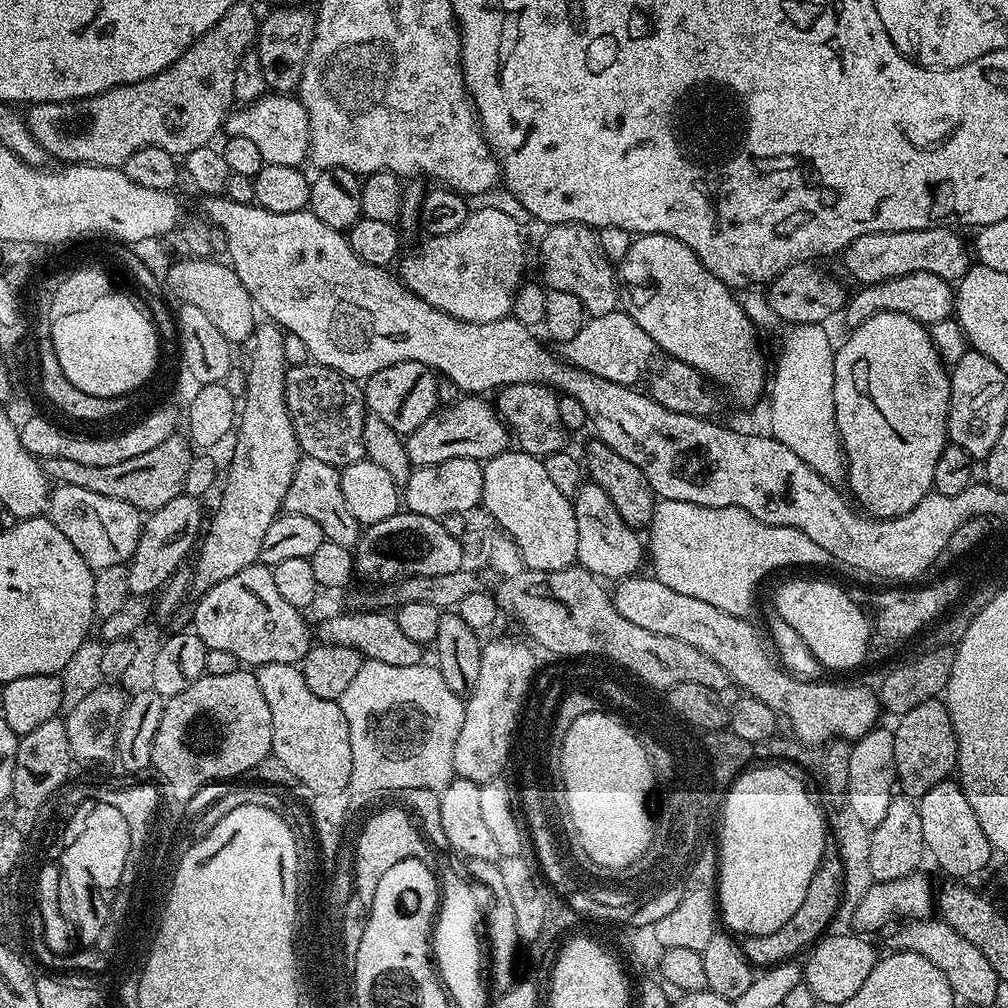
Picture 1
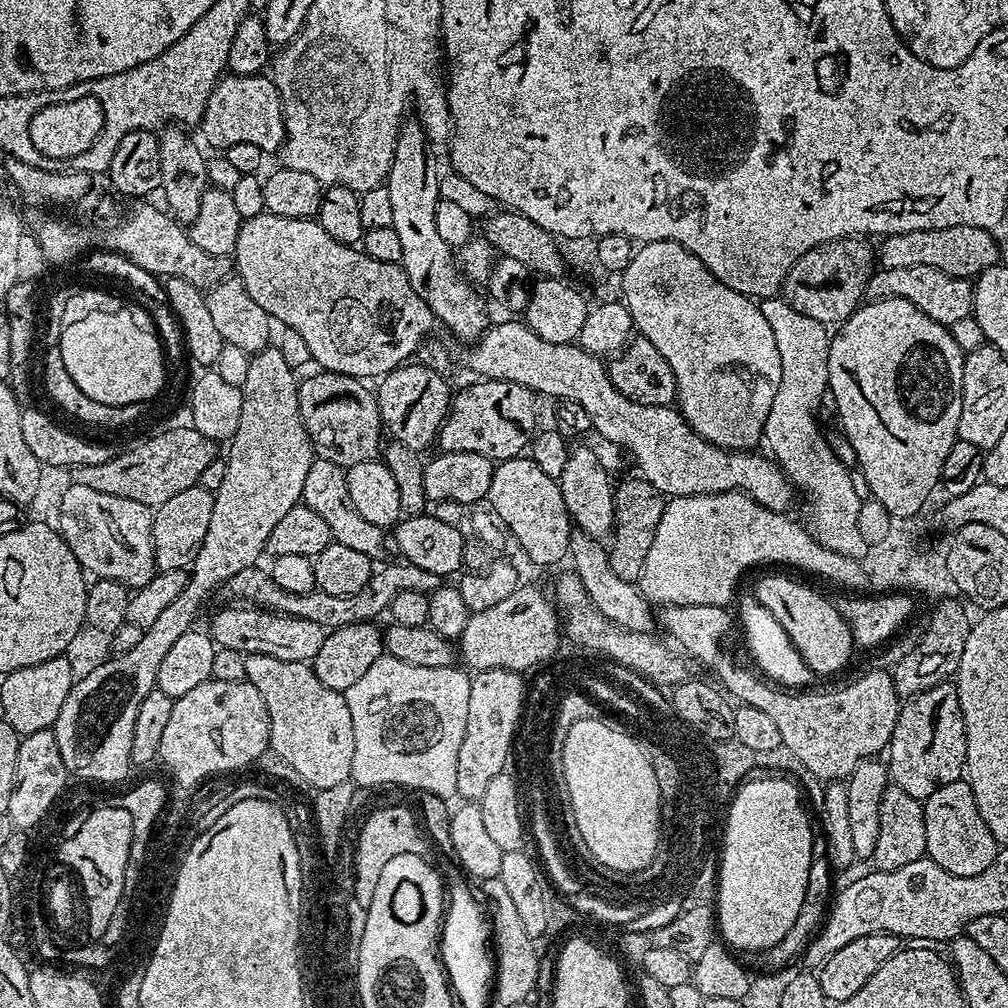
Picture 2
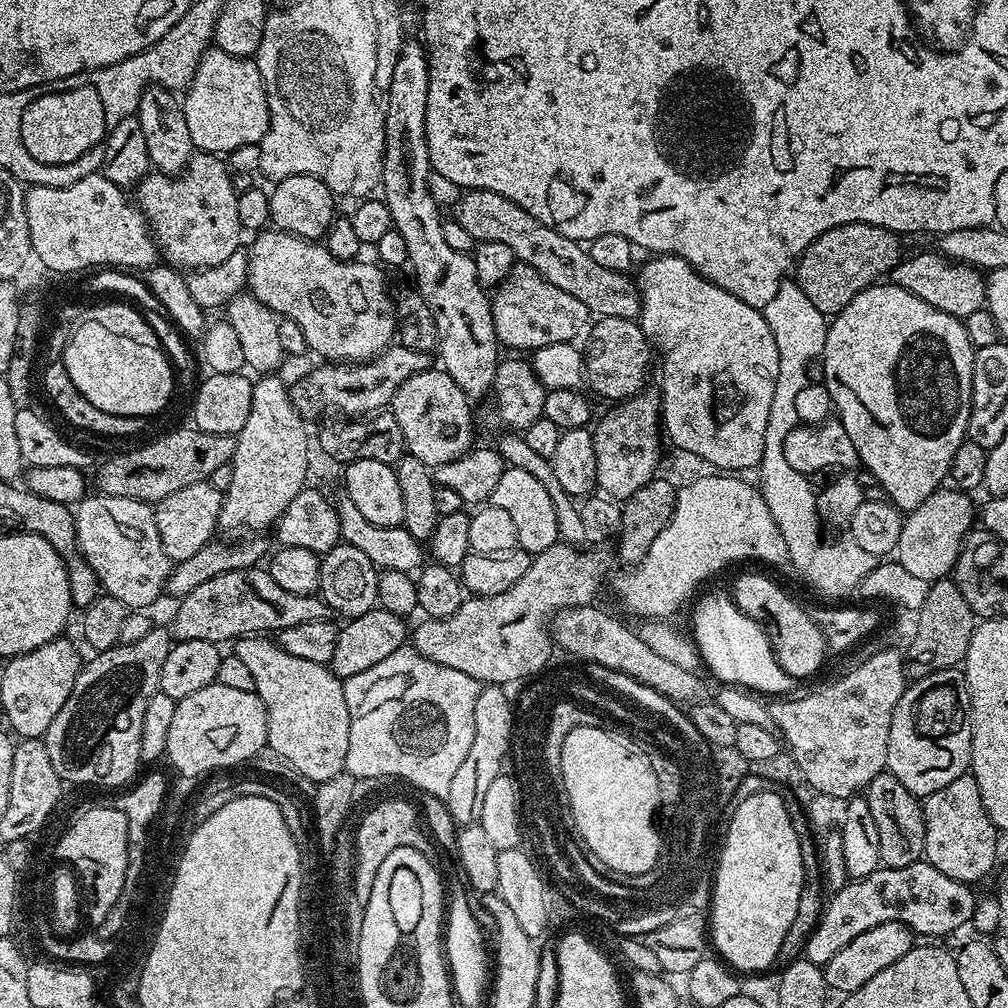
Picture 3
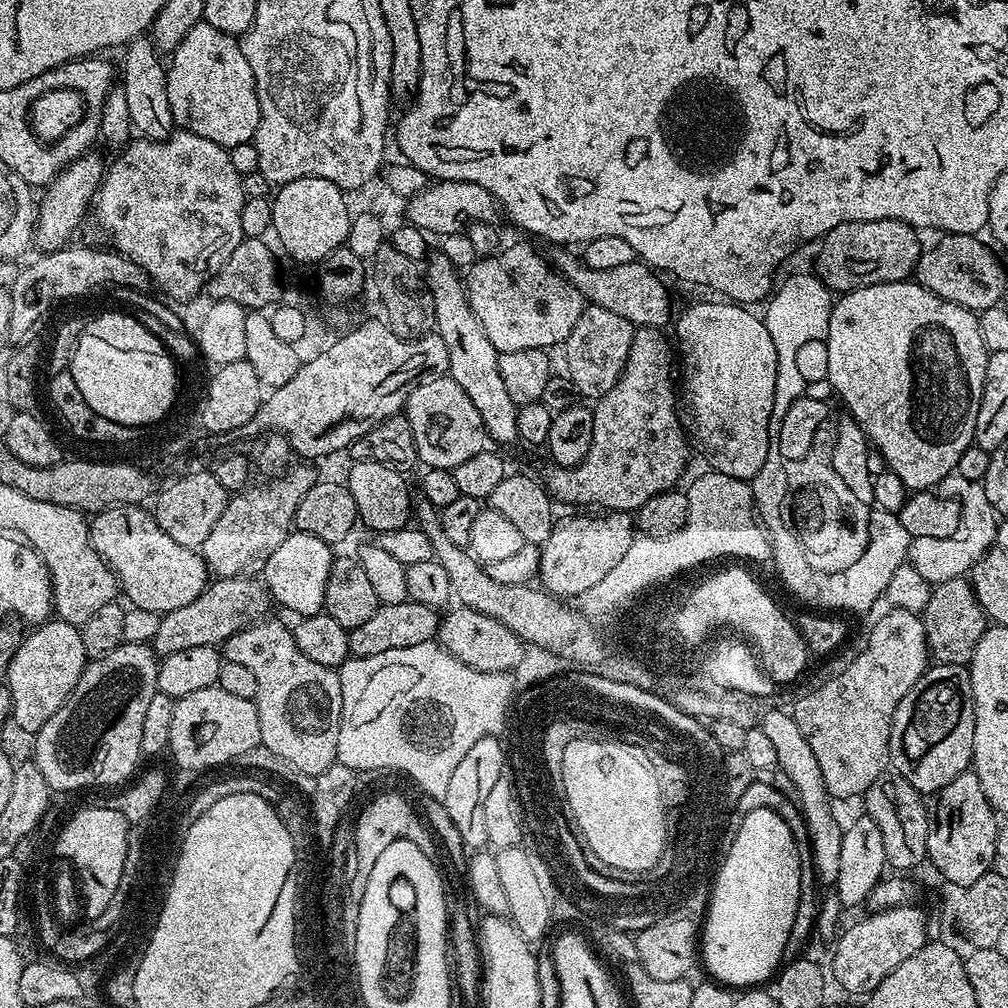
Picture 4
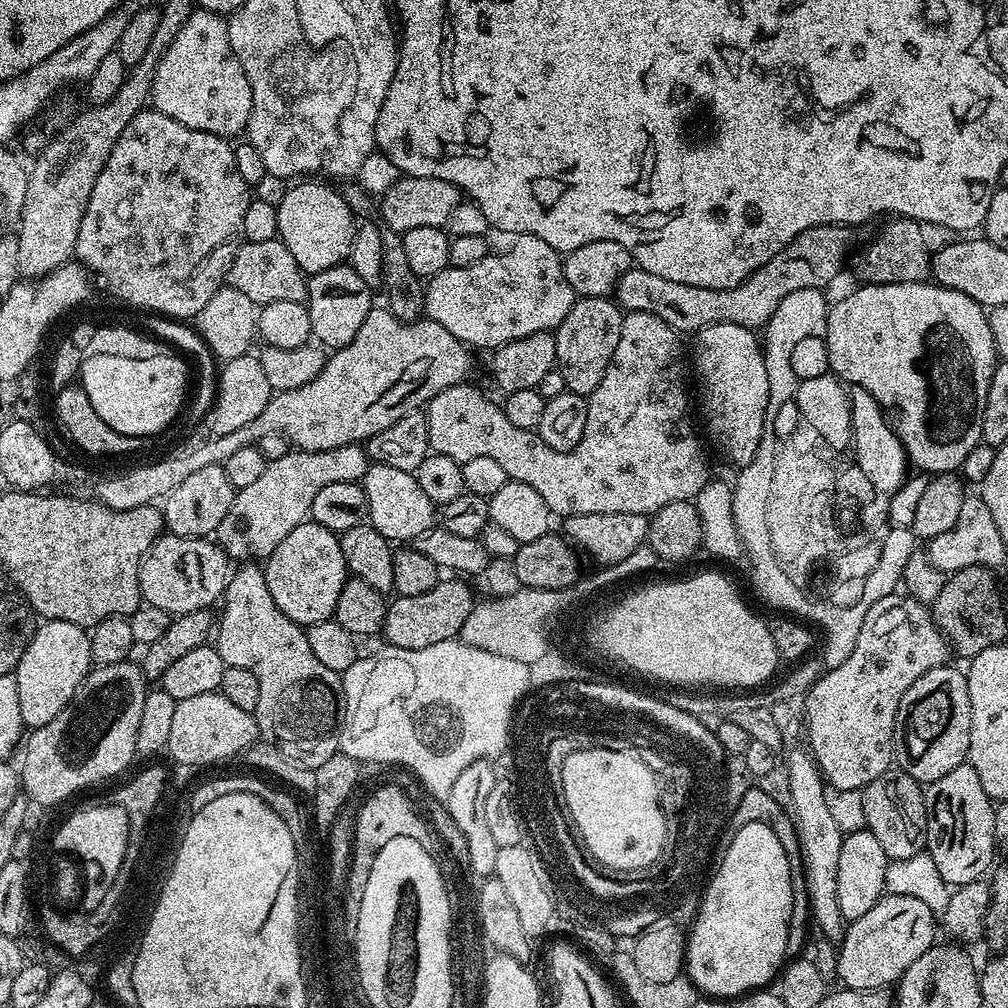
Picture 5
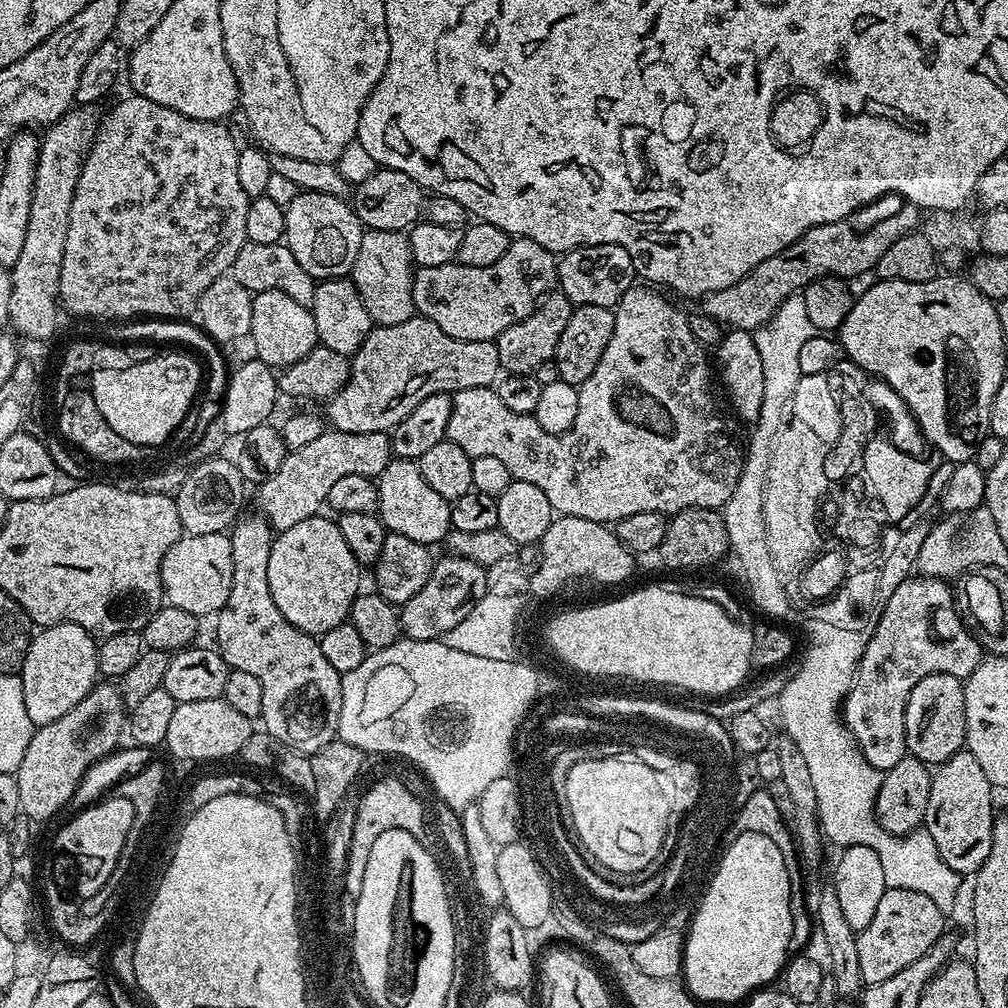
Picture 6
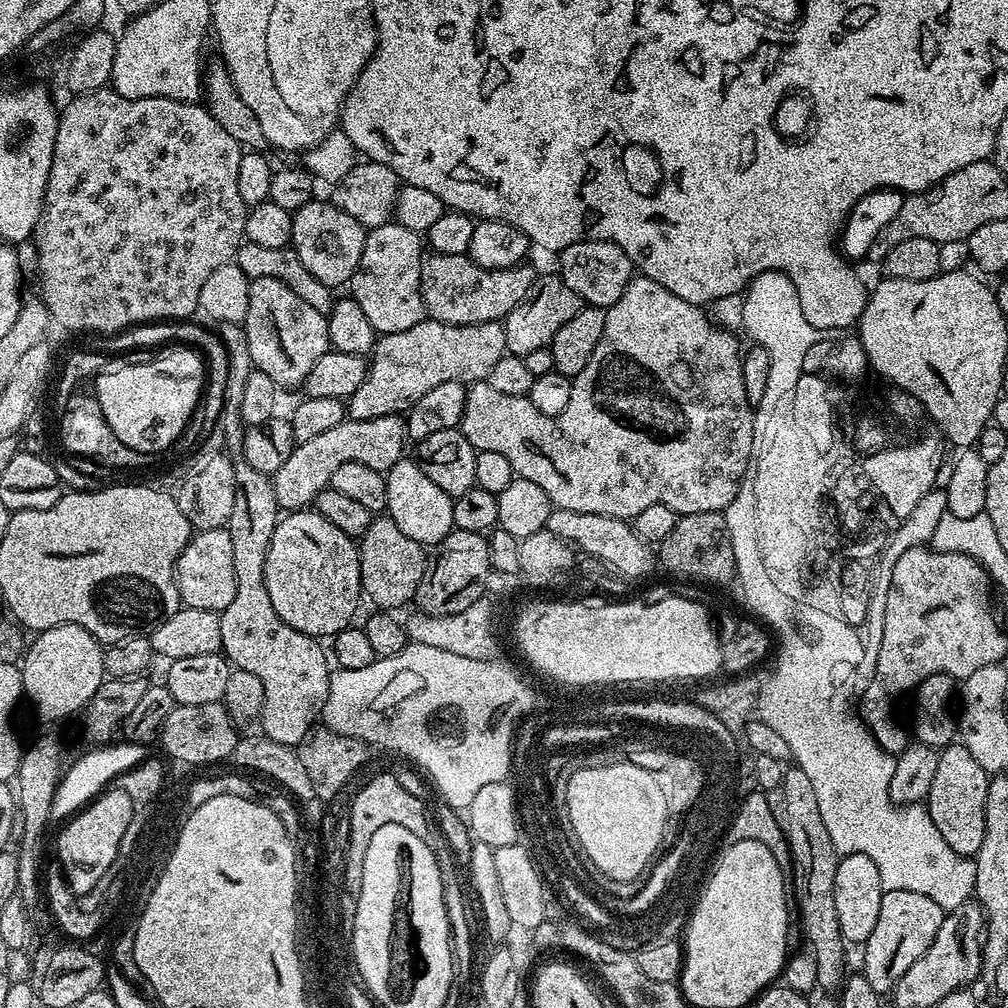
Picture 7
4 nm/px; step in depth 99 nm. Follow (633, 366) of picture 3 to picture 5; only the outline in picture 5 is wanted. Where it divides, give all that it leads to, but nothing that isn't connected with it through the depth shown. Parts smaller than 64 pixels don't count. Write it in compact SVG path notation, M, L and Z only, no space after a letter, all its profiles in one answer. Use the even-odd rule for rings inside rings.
M581 296L572 305L570 314L554 330L556 337L555 371L562 374L564 387L569 392L588 397L602 382L610 358L618 347L618 337L622 335L625 313L615 299L608 296Z

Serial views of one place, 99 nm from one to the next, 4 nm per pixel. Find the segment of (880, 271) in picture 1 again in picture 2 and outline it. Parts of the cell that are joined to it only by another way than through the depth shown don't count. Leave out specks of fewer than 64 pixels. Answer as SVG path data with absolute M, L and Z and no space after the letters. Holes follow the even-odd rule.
M946 226L934 230L910 230L906 234L883 237L878 244L878 264L882 268L934 266L942 274L972 280L1001 263L1000 244L993 233L978 226Z

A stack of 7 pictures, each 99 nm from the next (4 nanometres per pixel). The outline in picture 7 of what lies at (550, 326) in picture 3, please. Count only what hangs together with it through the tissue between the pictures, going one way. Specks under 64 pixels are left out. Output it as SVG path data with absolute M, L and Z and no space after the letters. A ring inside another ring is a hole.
M429 251L420 261L420 293L424 299L424 311L431 319L458 326L503 321L532 289L534 273L530 264L525 262L506 270L490 270L478 266L466 254L459 256Z

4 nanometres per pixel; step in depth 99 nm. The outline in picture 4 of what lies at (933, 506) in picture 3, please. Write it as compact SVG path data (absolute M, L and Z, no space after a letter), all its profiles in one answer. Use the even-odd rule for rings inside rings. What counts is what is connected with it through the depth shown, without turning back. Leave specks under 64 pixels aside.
M952 473L939 481L936 492L943 498L954 498L959 503L960 529L955 536L948 538L927 536L912 538L906 553L908 563L932 586L950 578L964 576L984 556L987 549L993 547L998 527L998 513L990 504L981 481Z

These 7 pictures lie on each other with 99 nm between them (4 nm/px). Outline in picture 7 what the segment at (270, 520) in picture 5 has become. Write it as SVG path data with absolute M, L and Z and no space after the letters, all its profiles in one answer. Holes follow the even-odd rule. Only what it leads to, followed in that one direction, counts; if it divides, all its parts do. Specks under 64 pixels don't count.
M403 415L383 416L369 420L346 418L342 422L338 422L338 426L325 430L322 434L317 434L315 438L310 438L310 442L297 444L295 450L290 454L290 458L286 458L286 462L282 462L282 466L272 476L276 500L284 510L307 509L315 501L318 493L325 491L331 485L334 470L338 470L338 466L343 466L345 462L362 462L362 466L370 466L370 470L378 470L387 474L399 460L405 459L404 444L406 445L407 440L408 429Z

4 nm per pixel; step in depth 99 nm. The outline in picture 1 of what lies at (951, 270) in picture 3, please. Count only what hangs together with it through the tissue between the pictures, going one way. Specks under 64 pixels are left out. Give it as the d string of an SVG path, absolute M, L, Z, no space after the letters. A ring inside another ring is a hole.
M906 274L902 278L890 278L886 282L866 284L855 289L857 292L847 297L842 309L842 317L849 329L857 328L866 318L874 318L879 312L906 314L926 326L942 322L942 318L953 315L954 288L949 281L938 278L938 274Z

